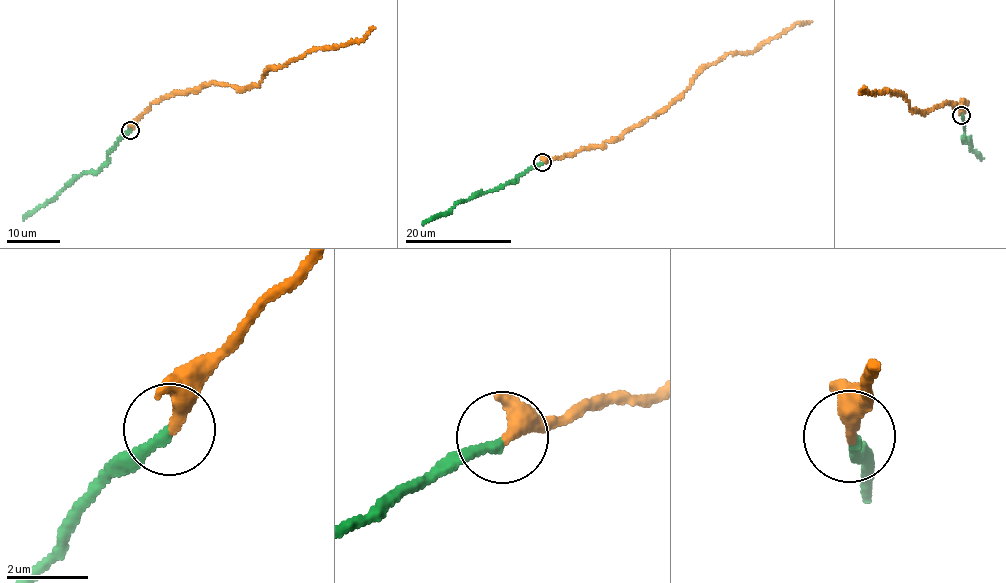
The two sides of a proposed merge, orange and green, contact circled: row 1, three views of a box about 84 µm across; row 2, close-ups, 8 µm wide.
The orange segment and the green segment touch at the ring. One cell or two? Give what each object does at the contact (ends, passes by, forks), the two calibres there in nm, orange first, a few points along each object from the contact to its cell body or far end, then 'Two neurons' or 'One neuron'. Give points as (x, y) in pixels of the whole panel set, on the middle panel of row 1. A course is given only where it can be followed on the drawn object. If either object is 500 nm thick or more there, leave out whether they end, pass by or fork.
At the ring orange ends. At the ring green ends. Thickness 340 nm (orange) against 240 nm. Course of orange: (542, 163), (616, 140), (632, 127), (668, 108), (705, 66), (725, 55), (753, 52), (796, 23), (809, 21). Course of green: (542, 163), (516, 177), (516, 181), (455, 203), (448, 212), (422, 224). One neuron

